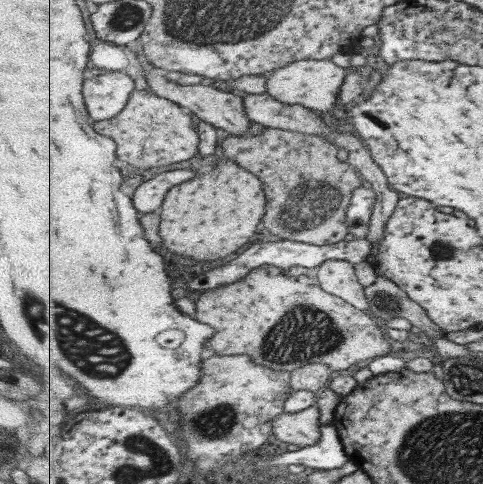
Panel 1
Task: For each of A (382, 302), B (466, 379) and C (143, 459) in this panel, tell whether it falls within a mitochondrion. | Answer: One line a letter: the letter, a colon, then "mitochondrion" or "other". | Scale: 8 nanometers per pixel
A: mitochondrion
B: mitochondrion
C: mitochondrion

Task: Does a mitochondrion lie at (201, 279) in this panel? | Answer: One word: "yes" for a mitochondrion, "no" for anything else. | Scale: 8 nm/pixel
no

